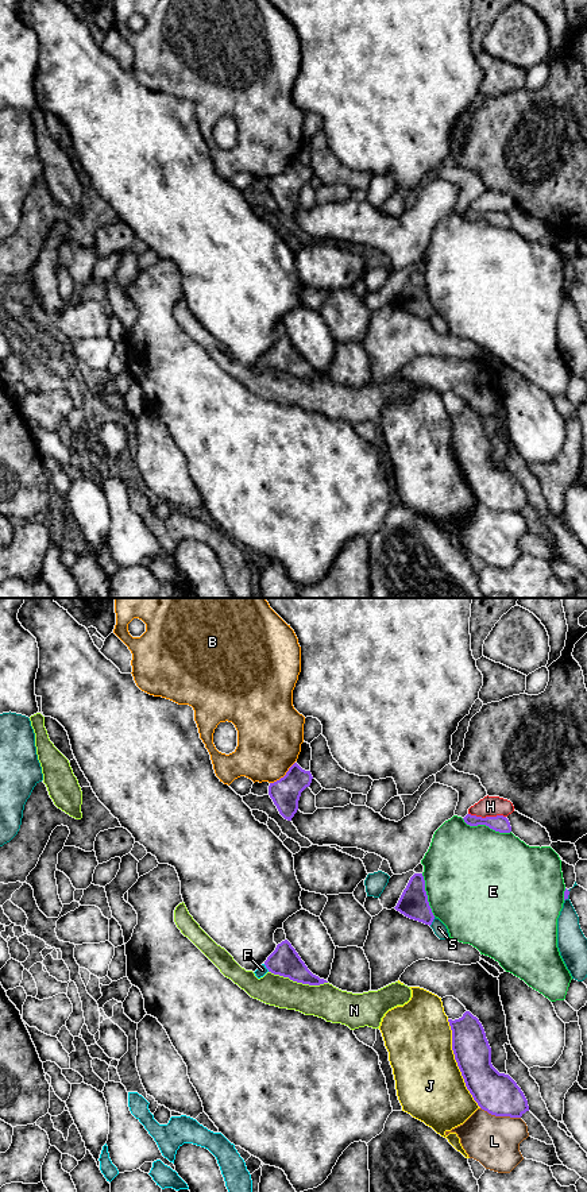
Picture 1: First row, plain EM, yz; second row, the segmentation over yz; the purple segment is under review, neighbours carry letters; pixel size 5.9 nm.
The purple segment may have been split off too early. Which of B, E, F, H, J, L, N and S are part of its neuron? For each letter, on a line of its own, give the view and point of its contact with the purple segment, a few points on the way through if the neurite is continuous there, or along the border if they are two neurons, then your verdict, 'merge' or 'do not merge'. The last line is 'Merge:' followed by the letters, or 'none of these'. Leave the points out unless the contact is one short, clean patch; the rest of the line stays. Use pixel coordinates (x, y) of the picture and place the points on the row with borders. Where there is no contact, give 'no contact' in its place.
B: contact yz (285, 775); do not merge
E: contact yz (486, 825); do not merge
F: contact yz (266, 967); way yz (285, 961), (266, 967), (262, 969); merge
H: contact yz (487, 817); do not merge
J: contact yz (458, 1064); do not merge
L: contact yz (501, 1115); do not merge
N: contact yz (298, 982); do not merge
S: contact yz (432, 921); do not merge
Merge: F

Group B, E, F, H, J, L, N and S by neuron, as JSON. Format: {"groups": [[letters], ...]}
{"groups": [["B"], ["E"], ["F"], ["H"], ["J"], ["L"], ["N"], ["S"]]}

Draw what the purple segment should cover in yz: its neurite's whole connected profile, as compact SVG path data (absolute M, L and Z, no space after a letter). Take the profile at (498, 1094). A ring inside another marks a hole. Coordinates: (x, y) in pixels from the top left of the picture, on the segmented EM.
M466 1011L459 1019L448 1019L452 1030L452 1050L464 1079L466 1087L478 1106L495 1116L521 1118L529 1111L528 1100L517 1083L505 1073L499 1073L491 1064L491 1048L479 1019Z

